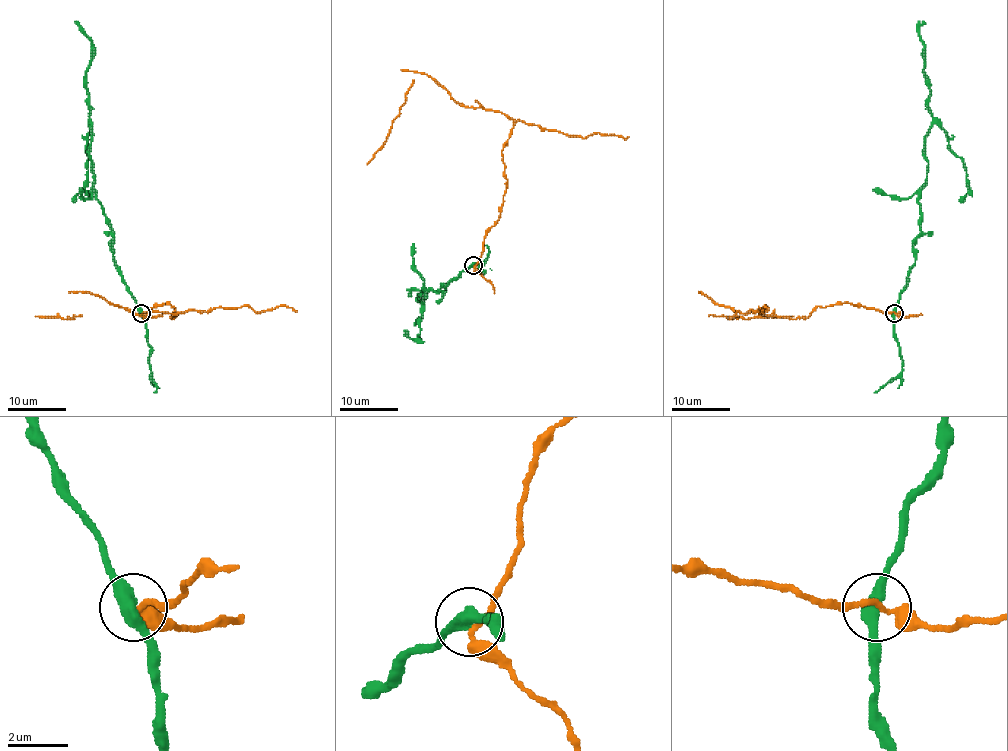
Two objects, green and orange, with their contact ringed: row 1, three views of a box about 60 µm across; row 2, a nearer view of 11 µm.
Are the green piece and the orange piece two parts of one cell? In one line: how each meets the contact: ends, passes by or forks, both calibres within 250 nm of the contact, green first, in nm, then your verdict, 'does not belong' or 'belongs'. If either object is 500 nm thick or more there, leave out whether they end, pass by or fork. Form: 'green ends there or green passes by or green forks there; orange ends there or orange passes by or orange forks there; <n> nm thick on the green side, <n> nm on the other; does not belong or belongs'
green passes by; orange passes by; 400 nm thick on the green side, 280 nm on the other; does not belong

